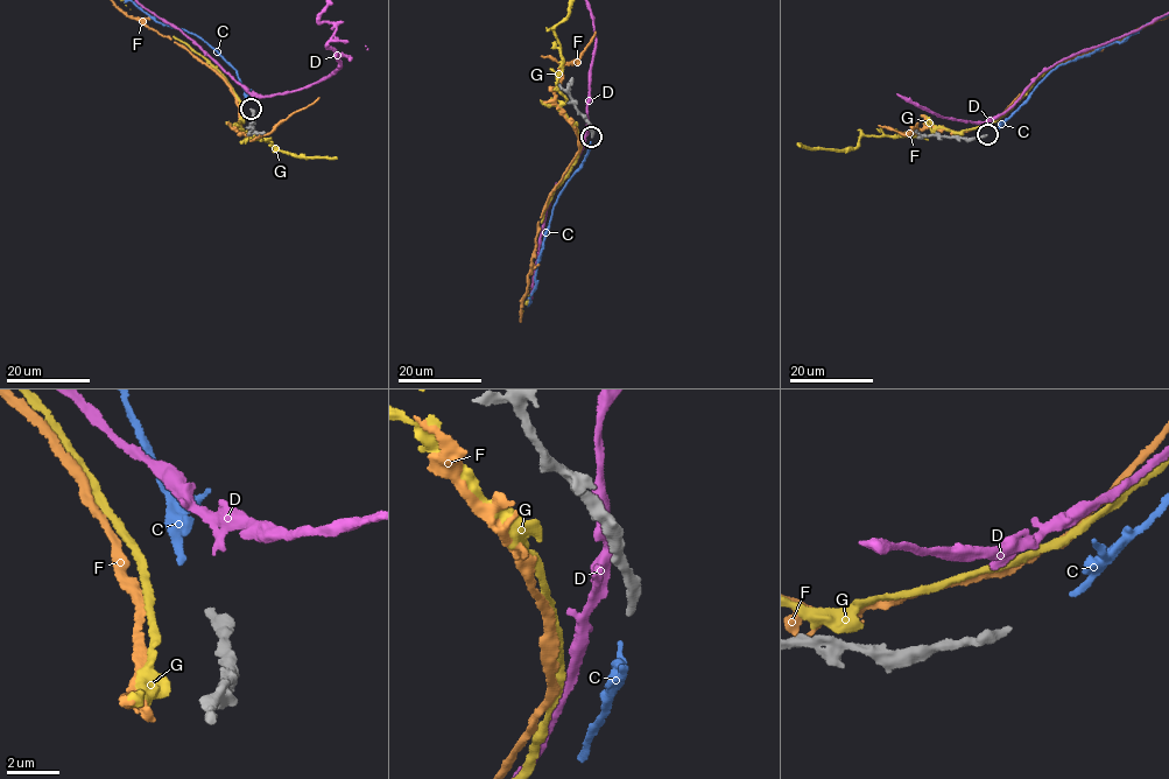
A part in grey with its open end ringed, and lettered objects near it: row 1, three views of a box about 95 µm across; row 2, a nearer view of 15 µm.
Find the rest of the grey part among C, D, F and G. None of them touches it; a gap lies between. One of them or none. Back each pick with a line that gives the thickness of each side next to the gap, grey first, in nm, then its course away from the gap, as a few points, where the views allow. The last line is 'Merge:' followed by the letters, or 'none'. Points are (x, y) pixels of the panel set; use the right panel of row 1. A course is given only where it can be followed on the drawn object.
C: 320/240 nm
Merge: C

